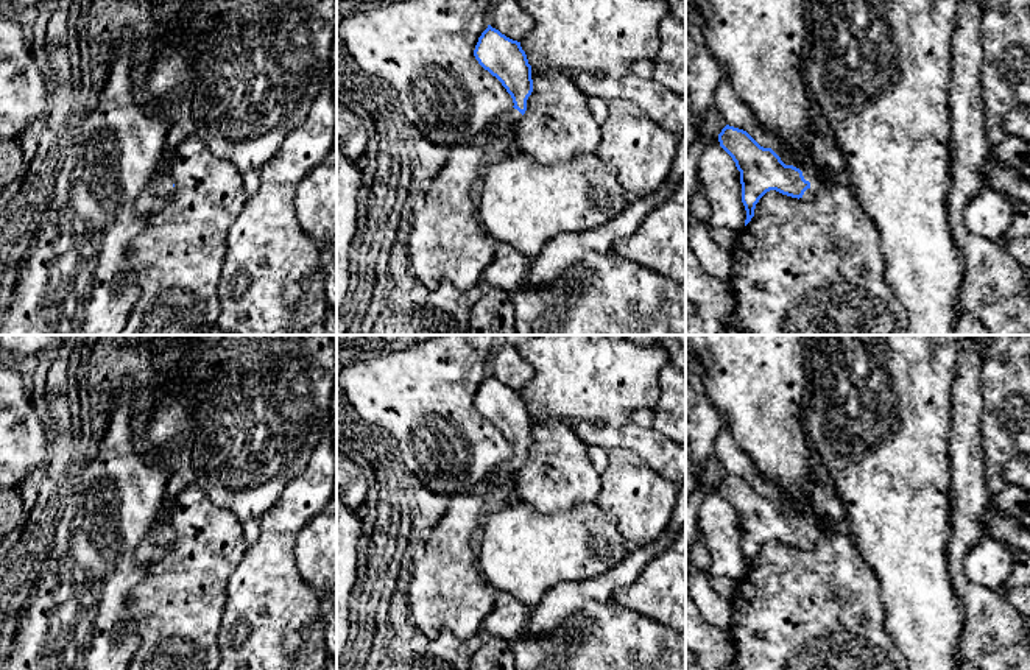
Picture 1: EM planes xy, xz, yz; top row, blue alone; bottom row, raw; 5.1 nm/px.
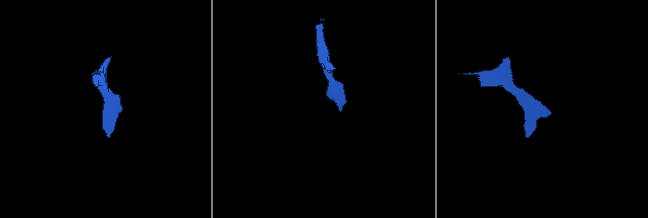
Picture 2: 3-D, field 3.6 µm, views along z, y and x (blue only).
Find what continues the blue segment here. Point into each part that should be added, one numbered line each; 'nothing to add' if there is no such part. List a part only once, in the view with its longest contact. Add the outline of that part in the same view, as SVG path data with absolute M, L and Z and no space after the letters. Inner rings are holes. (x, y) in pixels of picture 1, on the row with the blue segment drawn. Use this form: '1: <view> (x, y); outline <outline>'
1: yz (809, 173); outline M804 167L801 171L804 179L810 182L810 187L804 192L801 199L809 201L820 192L820 178L815 173L813 167Z

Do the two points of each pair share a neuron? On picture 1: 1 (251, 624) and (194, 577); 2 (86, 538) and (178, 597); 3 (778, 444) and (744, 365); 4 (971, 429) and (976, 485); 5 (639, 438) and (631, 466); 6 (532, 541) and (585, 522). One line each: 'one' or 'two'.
1: two
2: two
3: one
4: one
5: two
6: one

